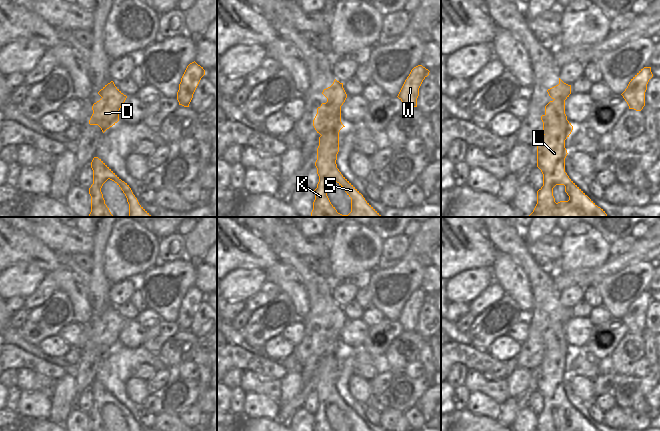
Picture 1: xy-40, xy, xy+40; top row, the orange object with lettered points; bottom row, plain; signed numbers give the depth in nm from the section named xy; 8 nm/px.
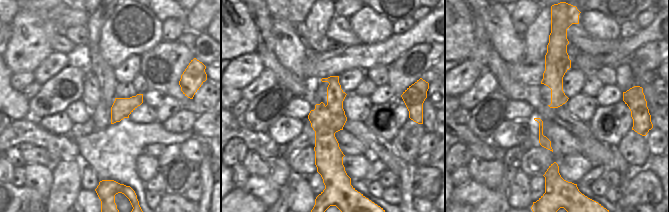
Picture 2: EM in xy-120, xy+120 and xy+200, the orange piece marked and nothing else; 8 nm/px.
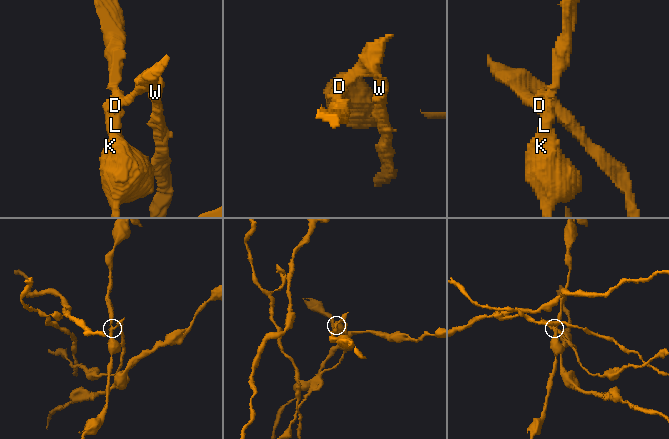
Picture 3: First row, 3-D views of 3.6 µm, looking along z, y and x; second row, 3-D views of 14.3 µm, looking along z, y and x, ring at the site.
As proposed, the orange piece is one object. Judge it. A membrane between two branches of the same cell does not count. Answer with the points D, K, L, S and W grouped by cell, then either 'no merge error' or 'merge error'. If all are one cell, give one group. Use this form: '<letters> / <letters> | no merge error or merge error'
D W / K L S | merge error

